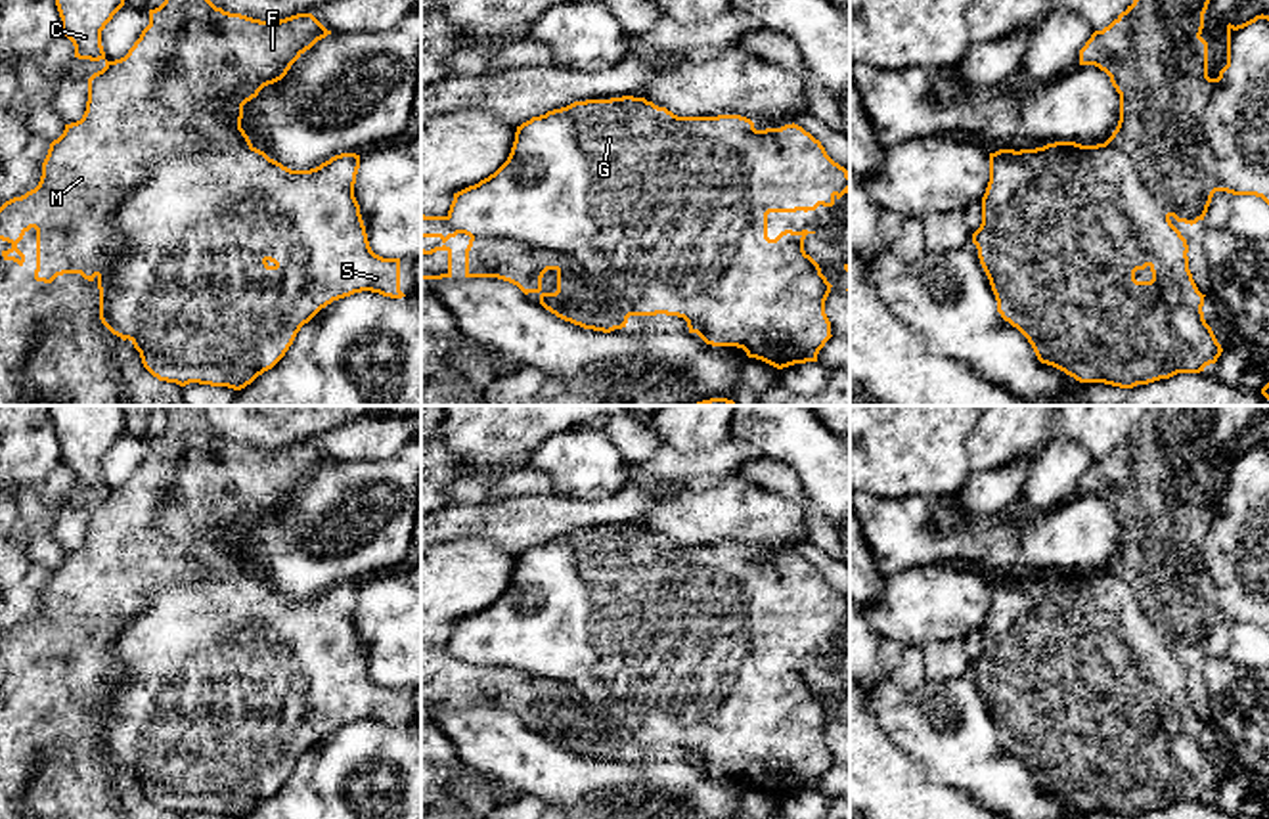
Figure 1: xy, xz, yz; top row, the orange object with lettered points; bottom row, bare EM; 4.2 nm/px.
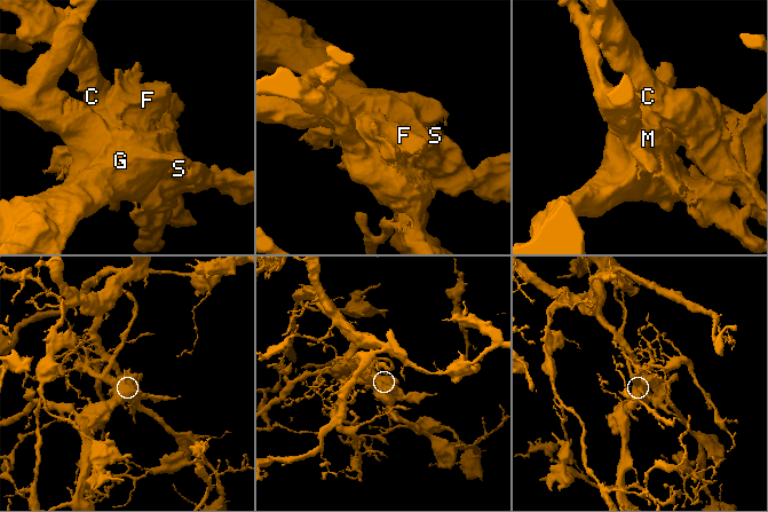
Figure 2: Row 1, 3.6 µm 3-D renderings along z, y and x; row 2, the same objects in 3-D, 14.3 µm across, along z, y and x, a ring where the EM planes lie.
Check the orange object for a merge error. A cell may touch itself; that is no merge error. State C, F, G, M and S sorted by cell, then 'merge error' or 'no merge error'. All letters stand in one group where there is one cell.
C F M / G S; merge error

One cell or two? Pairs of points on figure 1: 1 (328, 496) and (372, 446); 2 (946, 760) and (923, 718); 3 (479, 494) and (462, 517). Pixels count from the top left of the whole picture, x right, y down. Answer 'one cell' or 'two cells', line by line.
1: two cells
2: one cell
3: two cells

